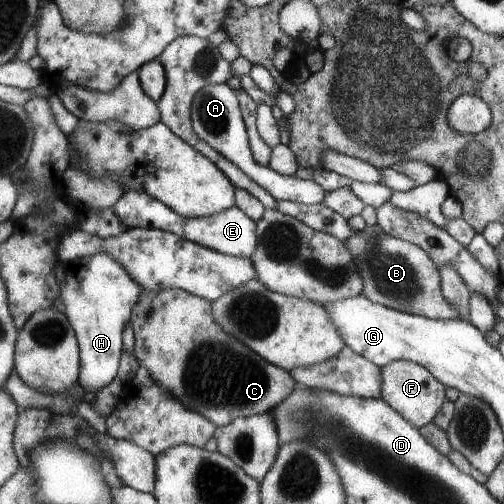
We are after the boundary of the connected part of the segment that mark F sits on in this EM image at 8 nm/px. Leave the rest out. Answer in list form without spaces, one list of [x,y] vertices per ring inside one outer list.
[[[396,359],[380,368],[383,377],[381,398],[406,420],[411,421],[417,429],[431,423],[439,414],[440,407],[447,402],[445,395],[447,386],[423,365],[406,359]]]

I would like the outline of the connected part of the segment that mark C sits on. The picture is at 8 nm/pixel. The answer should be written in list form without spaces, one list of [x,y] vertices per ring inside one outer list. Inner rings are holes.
[[[180,287],[163,288],[161,291],[144,290],[135,304],[130,321],[134,332],[133,353],[139,366],[149,370],[157,385],[168,389],[173,397],[211,420],[217,427],[226,427],[240,417],[268,413],[292,389],[298,387],[290,372],[265,361],[264,357],[226,332],[213,316],[211,301]]]

